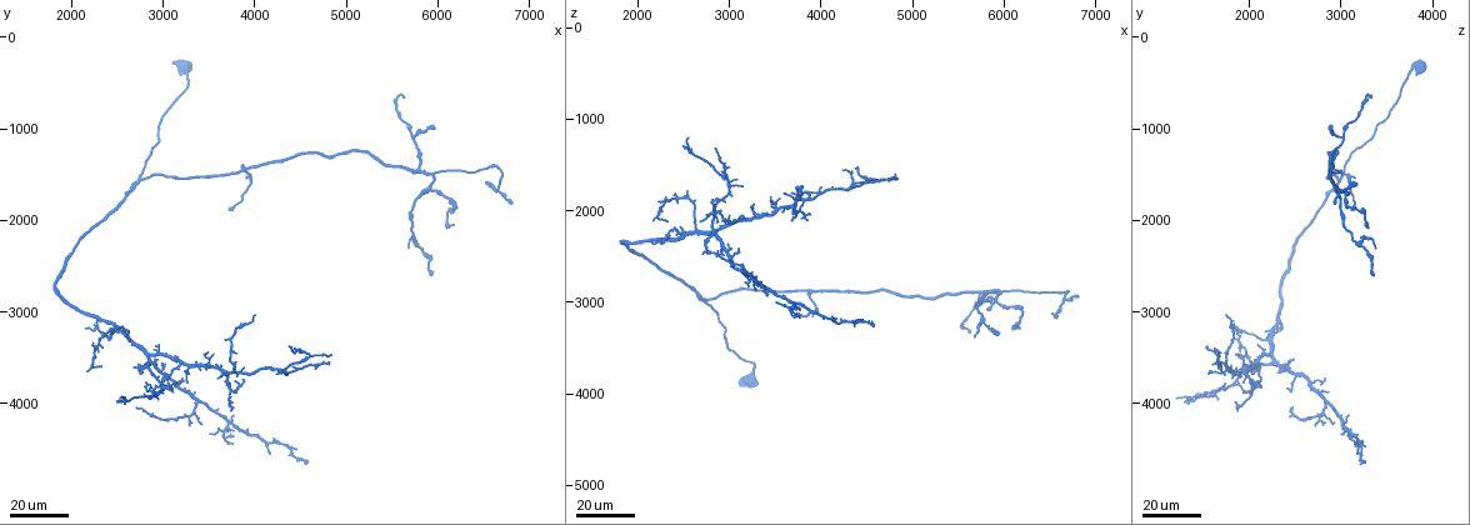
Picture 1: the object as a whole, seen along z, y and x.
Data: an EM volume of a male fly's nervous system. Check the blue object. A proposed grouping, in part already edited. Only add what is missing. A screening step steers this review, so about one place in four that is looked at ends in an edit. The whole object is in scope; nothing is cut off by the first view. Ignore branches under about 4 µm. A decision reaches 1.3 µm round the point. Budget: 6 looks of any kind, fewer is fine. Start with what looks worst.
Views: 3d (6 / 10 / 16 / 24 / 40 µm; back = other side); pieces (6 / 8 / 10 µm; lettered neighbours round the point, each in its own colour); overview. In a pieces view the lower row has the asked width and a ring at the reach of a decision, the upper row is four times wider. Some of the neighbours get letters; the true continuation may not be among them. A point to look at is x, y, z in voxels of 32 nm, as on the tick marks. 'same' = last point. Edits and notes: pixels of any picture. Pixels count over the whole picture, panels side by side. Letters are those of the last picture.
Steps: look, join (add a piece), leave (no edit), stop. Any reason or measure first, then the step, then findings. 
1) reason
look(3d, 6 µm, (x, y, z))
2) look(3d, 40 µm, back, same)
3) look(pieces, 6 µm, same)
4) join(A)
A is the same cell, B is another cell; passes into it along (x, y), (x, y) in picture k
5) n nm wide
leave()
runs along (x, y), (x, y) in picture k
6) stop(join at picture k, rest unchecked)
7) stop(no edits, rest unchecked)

thin end
look(3d, 16 µm, (3250, 3750, 1900))

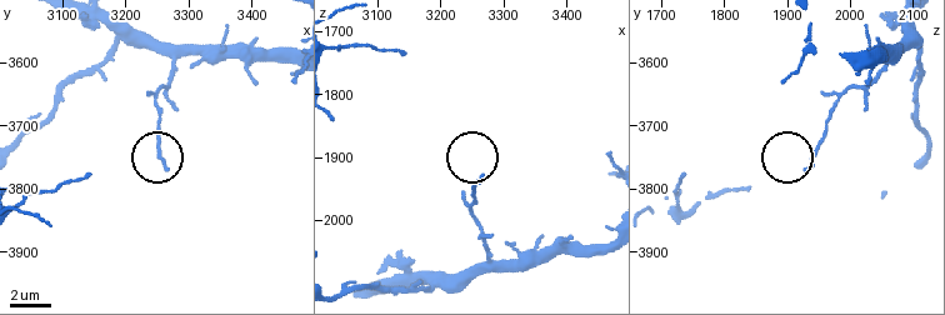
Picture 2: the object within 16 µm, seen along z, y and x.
what lies round it
look(pieces, 10 µm, (3265, 3765, 1930))

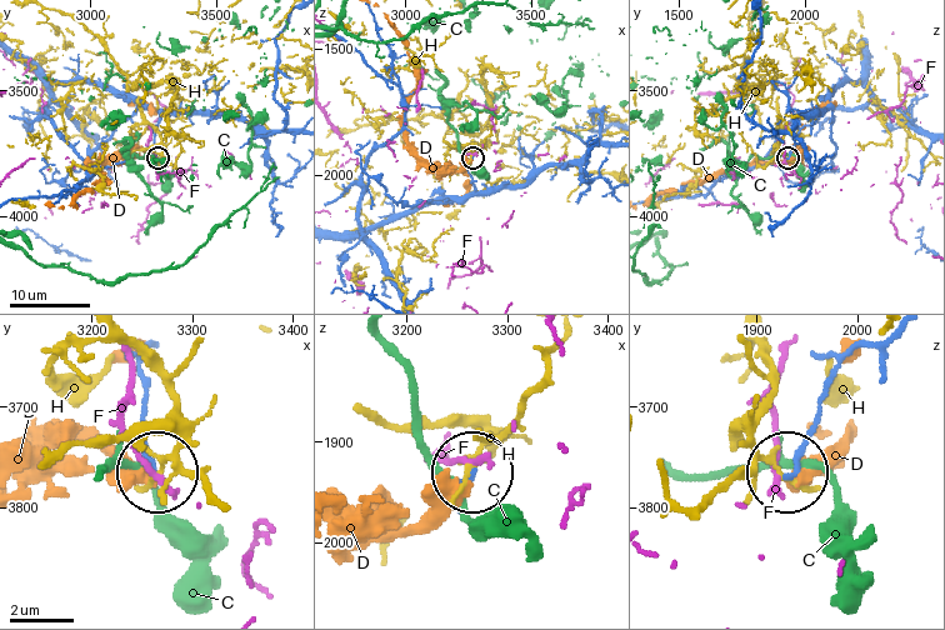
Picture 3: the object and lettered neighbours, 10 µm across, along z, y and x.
150 nm wide
leave()
C, D, F and H are other cells; none of them fits

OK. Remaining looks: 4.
tapers out
look(3d, 24 µm, (3850, 3600, 1850))

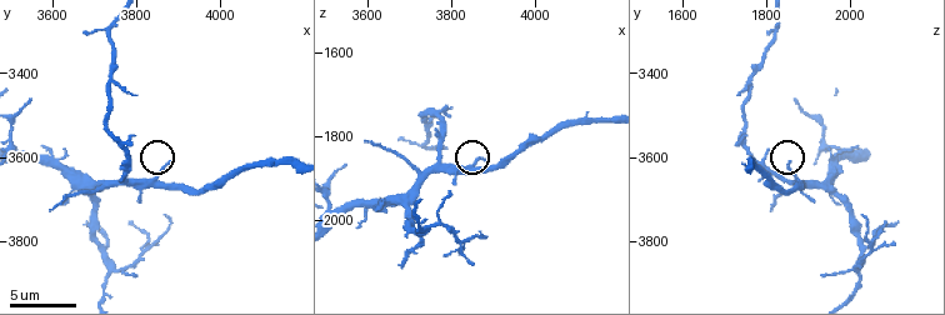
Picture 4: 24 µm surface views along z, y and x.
look(pieces, 6 µm, (3870, 3610, 1860))

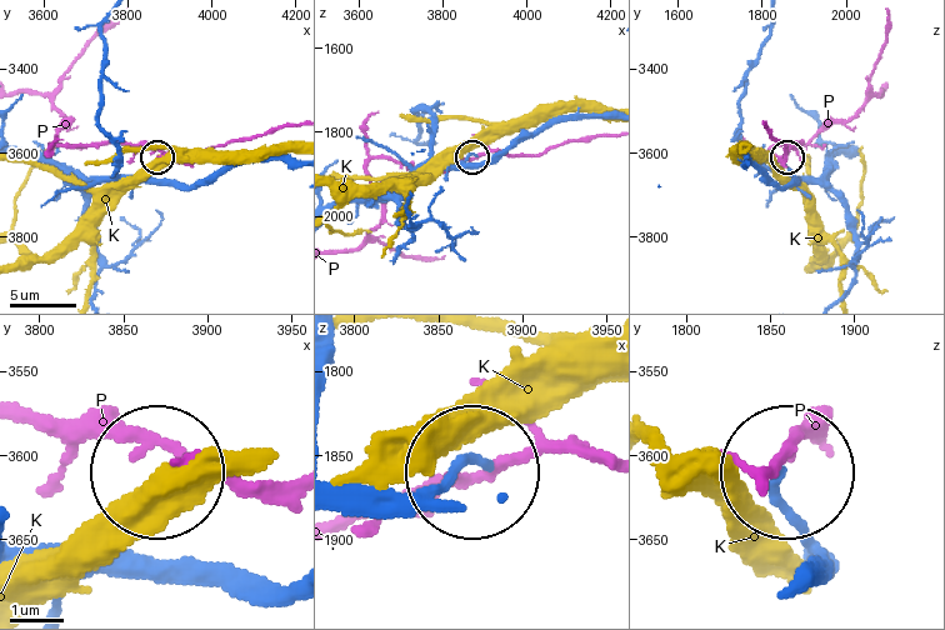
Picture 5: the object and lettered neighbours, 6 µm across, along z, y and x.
leave()
K and P are other cells; no lettered piece goes on from it

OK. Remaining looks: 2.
free end
look(3d, 24 µm, (3400, 4200, 2900))

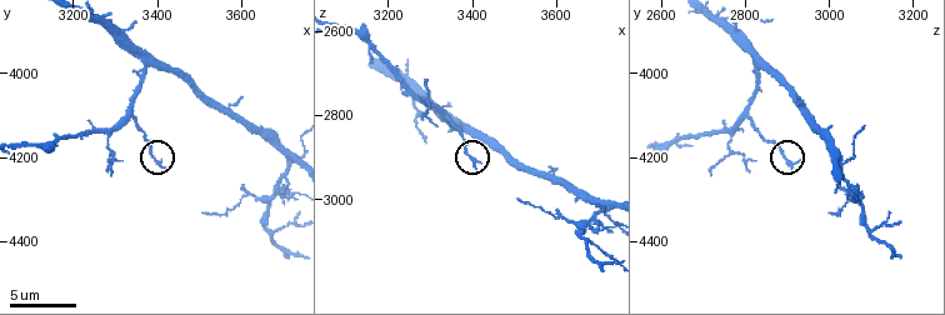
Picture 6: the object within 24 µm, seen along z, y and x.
look(pieces, 6 µm, (3415, 4230, 2915))

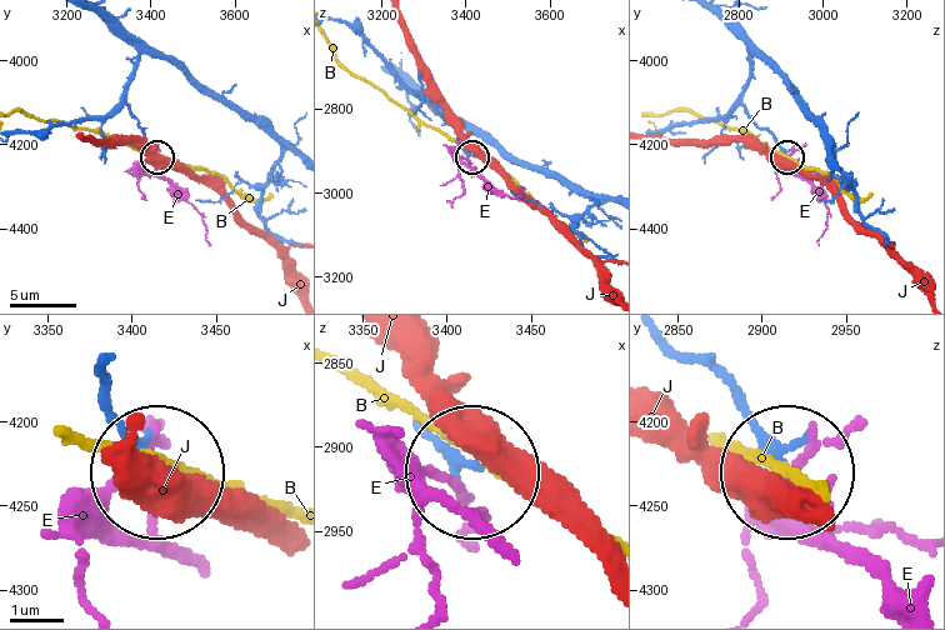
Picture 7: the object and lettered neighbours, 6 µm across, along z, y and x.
160 nm wide
leave()
B, E and J are other cells; runs along (674, 344), (715, 371), (778, 461) in picture 7; none of them fits

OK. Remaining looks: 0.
stop(no edits, rest unchecked)

